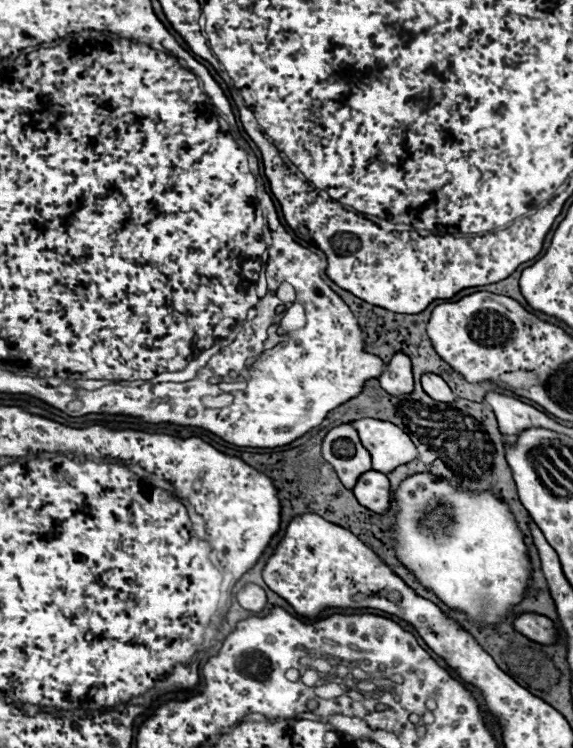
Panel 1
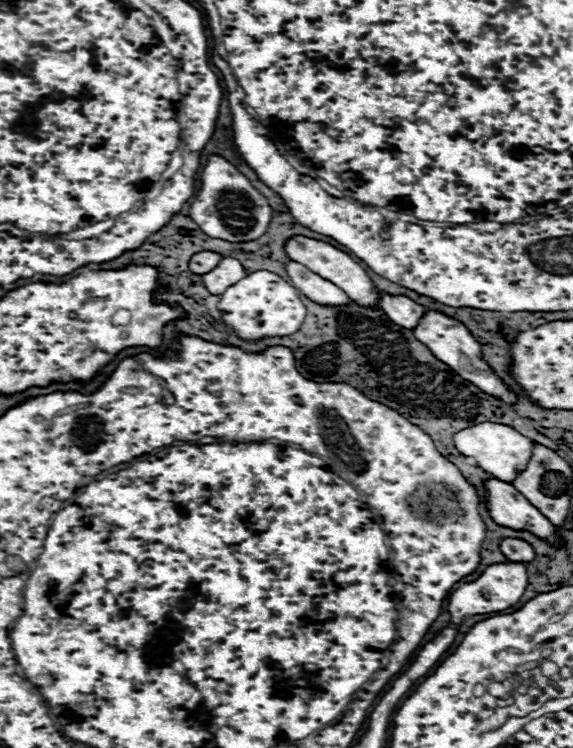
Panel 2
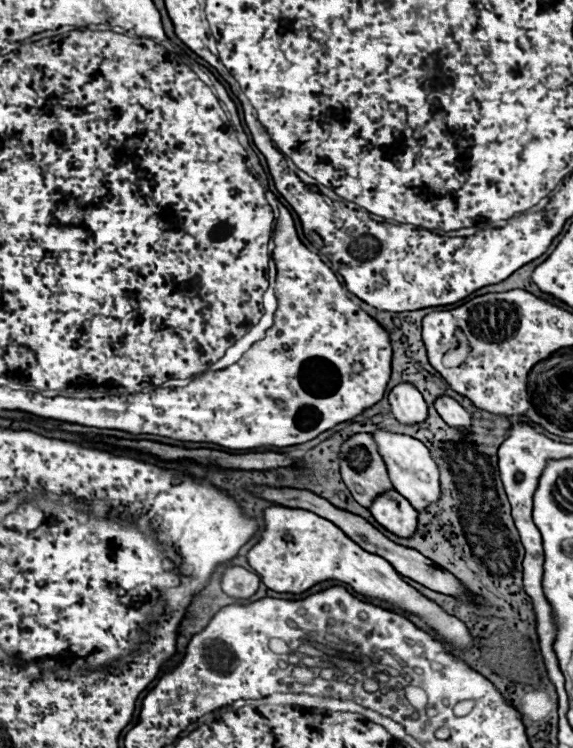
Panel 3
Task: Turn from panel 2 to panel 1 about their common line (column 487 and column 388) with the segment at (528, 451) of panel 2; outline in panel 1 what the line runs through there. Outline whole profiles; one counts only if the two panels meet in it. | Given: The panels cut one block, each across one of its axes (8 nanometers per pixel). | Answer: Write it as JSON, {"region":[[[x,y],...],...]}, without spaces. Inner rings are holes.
{"region":[[[360,418],[352,420],[350,424],[358,430],[360,442],[372,456],[372,468],[378,472],[388,474],[396,466],[408,464],[418,456],[410,436],[392,422]]]}

